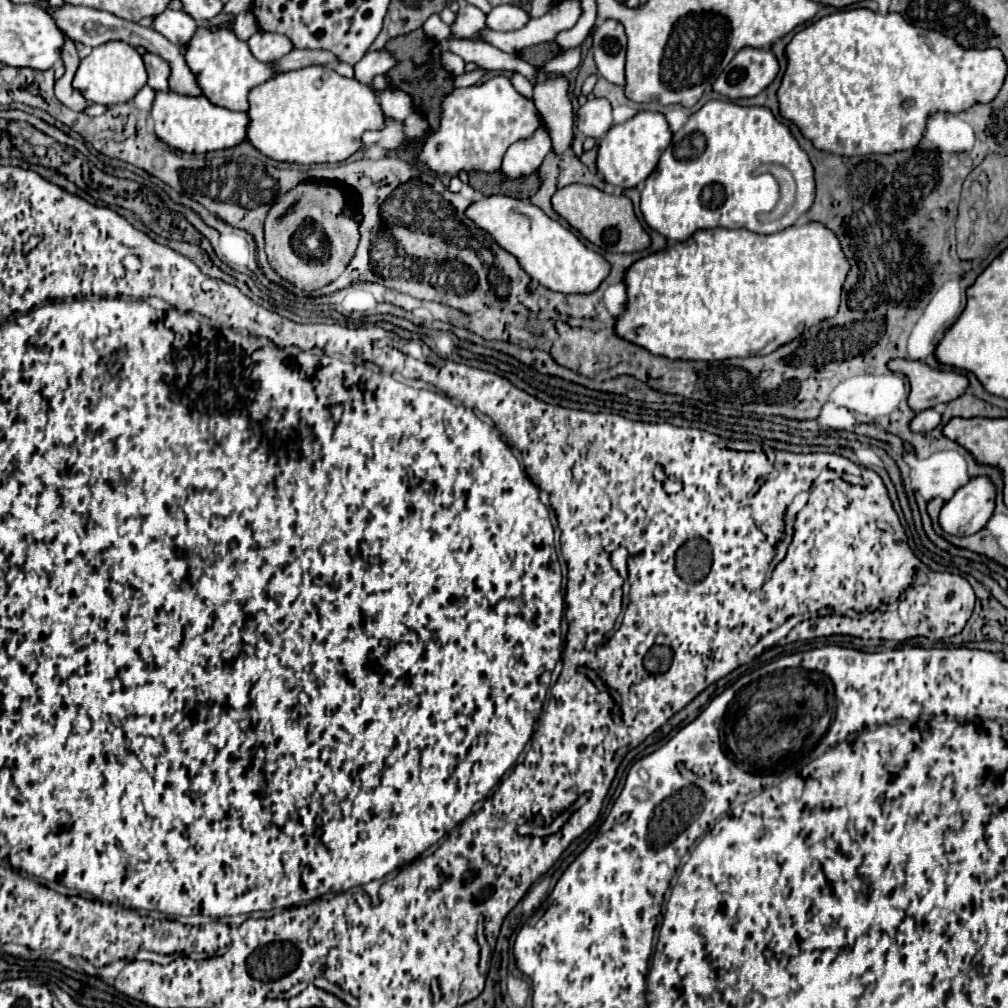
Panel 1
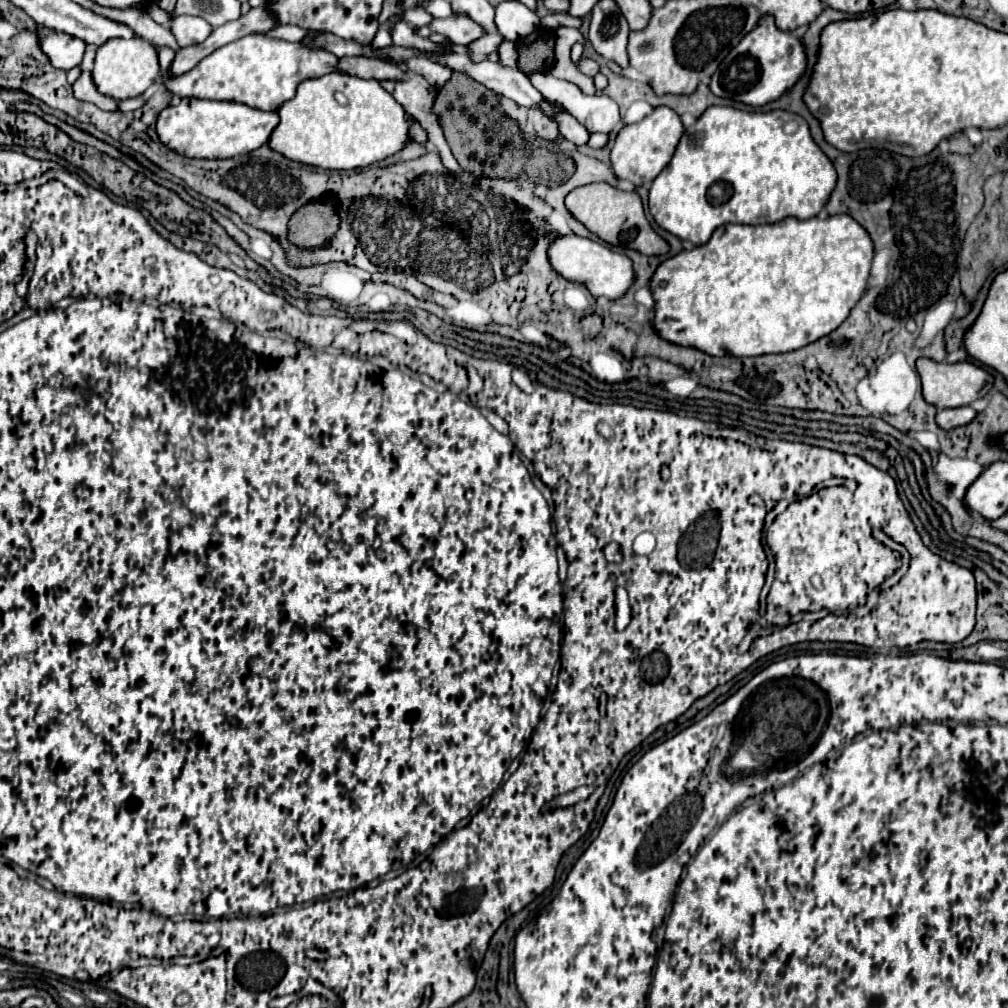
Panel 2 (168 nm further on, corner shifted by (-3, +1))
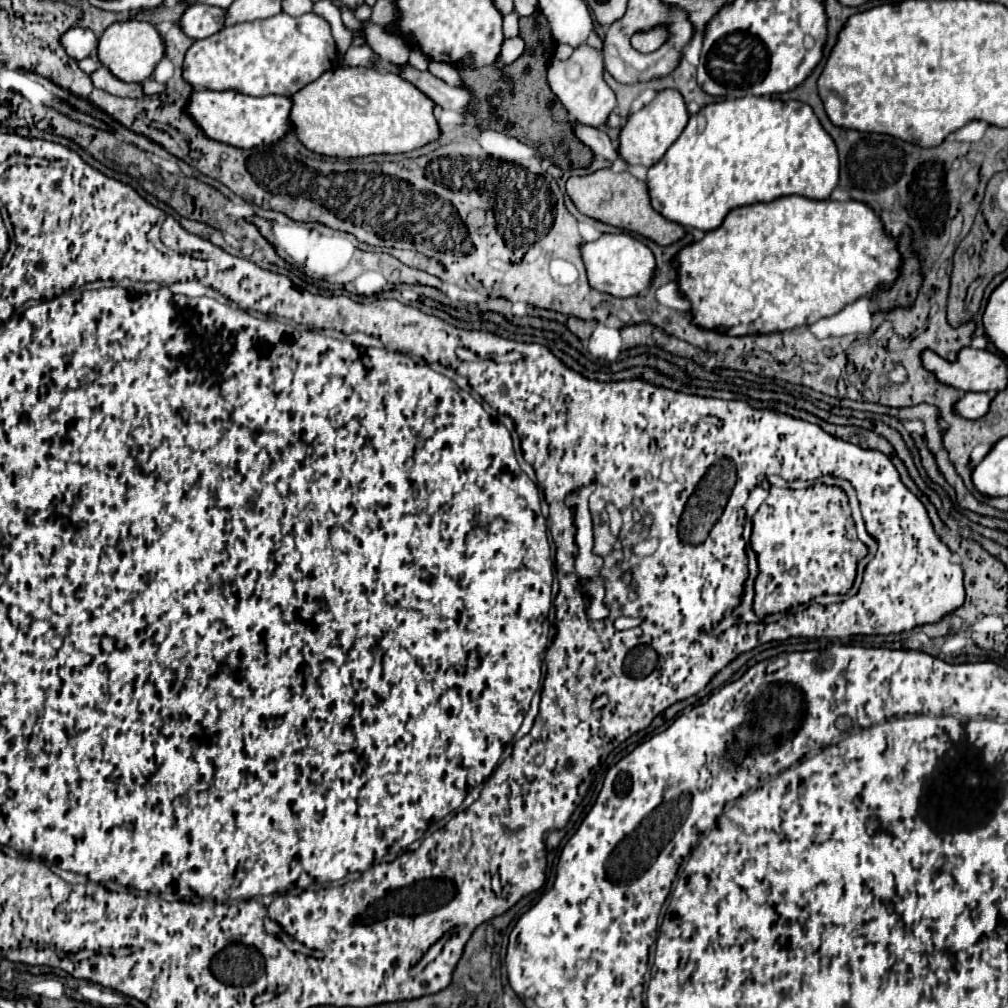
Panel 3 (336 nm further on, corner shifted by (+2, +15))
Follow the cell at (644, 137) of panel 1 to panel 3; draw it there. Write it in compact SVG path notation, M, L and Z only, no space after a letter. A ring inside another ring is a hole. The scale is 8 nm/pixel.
M665 89L659 91L657 97L645 105L641 111L633 113L627 123L621 129L619 135L619 155L629 163L629 165L643 165L643 167L651 167L655 165L665 151L679 139L681 131L685 129L689 121L689 113L683 101L683 95L675 89Z

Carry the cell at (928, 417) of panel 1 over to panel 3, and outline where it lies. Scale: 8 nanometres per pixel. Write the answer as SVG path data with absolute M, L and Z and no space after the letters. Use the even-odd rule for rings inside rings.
M965 393L955 405L955 413L959 413L965 419L979 419L987 413L993 399L995 393Z

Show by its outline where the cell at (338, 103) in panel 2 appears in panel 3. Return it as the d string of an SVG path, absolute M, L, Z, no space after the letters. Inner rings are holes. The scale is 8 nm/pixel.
M339 67L323 73L317 81L309 83L307 87L303 87L293 95L291 123L301 143L319 155L339 157L339 159L383 155L383 153L397 155L397 153L419 149L441 137L441 129L433 115L433 109L435 103L425 93L421 93L415 85L411 85L409 81L405 81L395 73L381 73L371 67L345 67L345 69ZM355 97L365 97L369 103L365 107L359 107L353 101Z

